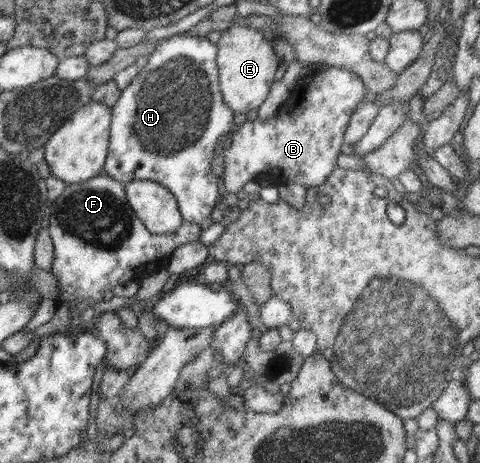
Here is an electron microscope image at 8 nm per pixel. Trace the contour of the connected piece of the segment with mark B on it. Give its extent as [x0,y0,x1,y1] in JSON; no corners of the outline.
[219,66,366,195]

